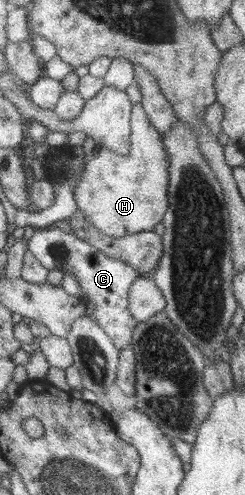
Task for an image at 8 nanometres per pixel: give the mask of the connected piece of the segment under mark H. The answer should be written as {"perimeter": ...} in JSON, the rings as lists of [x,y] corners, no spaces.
{"perimeter":[[[135,103],[131,109],[130,151],[120,154],[101,146],[95,158],[85,160],[73,194],[80,213],[107,236],[119,238],[153,231],[154,226],[163,220],[169,206],[169,161],[161,138],[142,104]]]}

